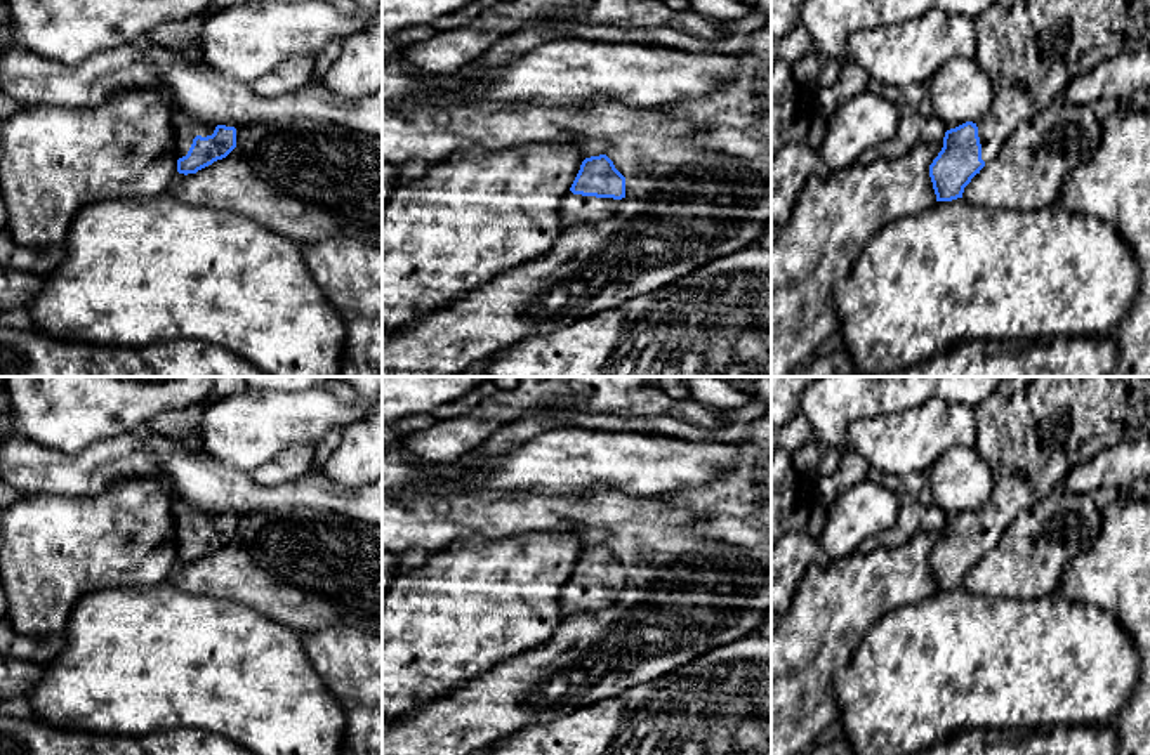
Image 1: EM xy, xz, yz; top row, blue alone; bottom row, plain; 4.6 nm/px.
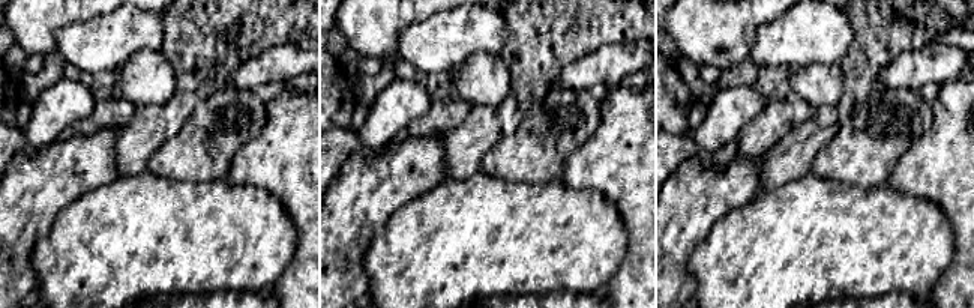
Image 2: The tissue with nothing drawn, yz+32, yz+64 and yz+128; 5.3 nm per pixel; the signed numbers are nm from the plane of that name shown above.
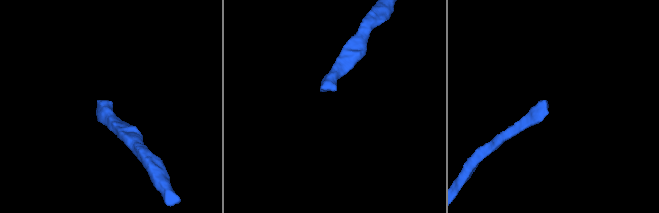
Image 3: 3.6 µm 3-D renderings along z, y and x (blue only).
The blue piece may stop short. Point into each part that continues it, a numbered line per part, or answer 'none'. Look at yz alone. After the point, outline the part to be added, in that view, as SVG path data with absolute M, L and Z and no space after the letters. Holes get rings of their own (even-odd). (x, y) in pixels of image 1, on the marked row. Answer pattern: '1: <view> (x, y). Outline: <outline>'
1: yz (1032, 49). Outline: M997 0L976 17L976 61L992 80L992 106L976 121L981 160L990 163L1018 125L1039 115L1079 75L1122 52L1150 47L1150 0Z

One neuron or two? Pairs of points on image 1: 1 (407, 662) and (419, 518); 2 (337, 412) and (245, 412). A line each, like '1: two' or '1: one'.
1: two
2: one

